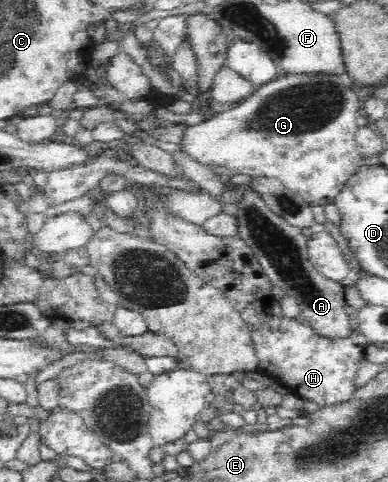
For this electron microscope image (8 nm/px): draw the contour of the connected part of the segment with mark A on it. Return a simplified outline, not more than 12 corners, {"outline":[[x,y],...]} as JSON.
{"outline":[[247,185],[237,236],[320,337],[352,333],[346,288],[309,260],[301,229]]}

